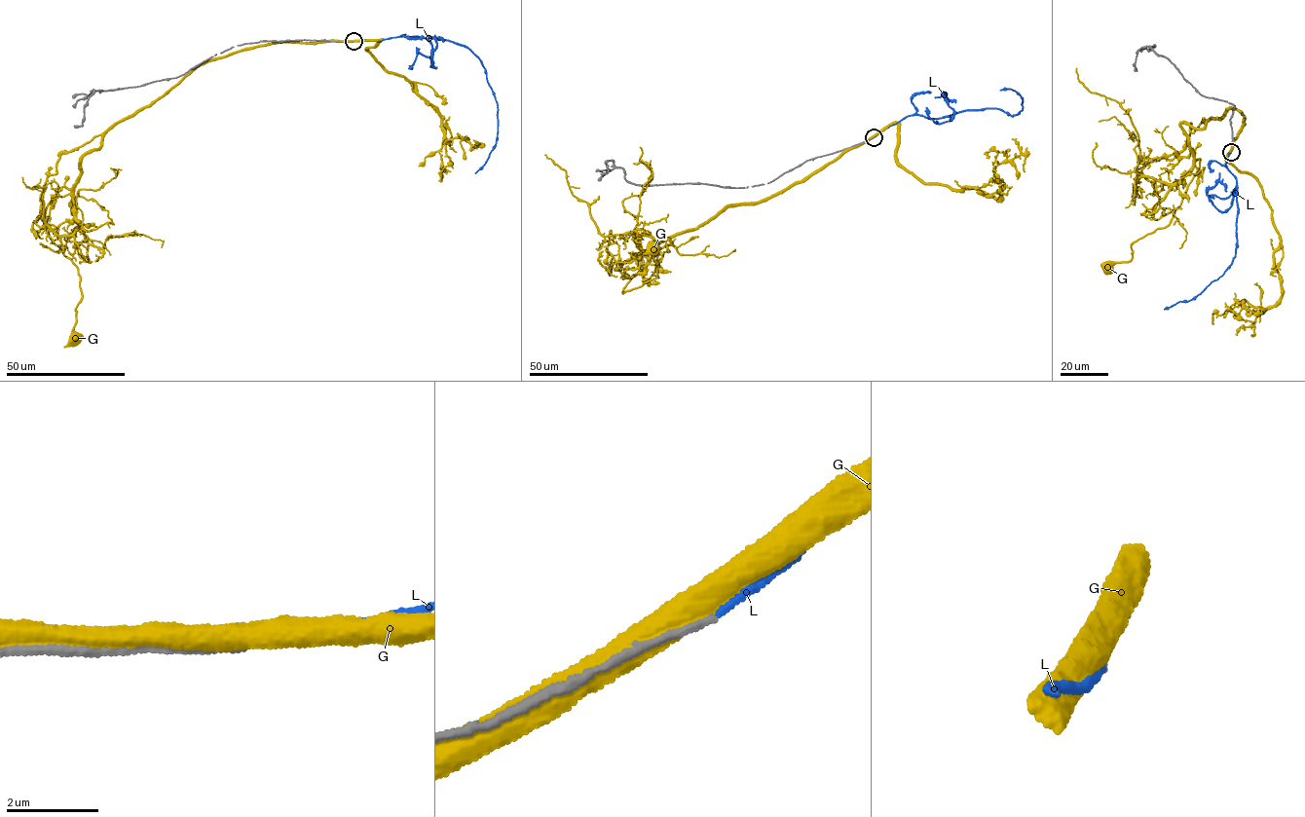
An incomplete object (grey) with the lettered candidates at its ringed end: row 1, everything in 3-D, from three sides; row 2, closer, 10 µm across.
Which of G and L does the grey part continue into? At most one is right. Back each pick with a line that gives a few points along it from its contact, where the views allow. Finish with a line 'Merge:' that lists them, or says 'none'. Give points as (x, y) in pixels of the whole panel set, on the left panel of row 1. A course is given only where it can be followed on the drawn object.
L: Its course: (354, 41), (404, 36), (434, 38), (465, 45), (478, 57), (498, 108), (498, 125), (495, 146), (475, 173)
Merge: L

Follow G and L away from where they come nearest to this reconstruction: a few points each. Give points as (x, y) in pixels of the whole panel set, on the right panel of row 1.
G: (1231, 151), (1237, 108), (1203, 128), (1180, 124), (1197, 172), (1169, 224), (1107, 267)
L: (1231, 152), (1225, 164), (1234, 176), (1238, 189), (1235, 257), (1217, 279), (1195, 298), (1164, 309)

